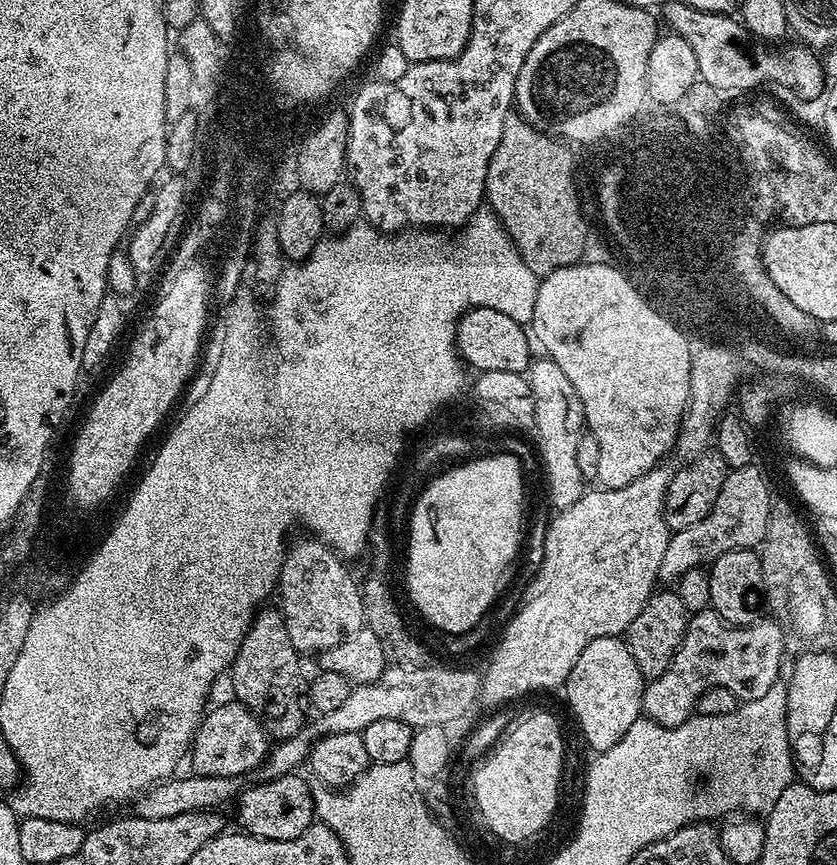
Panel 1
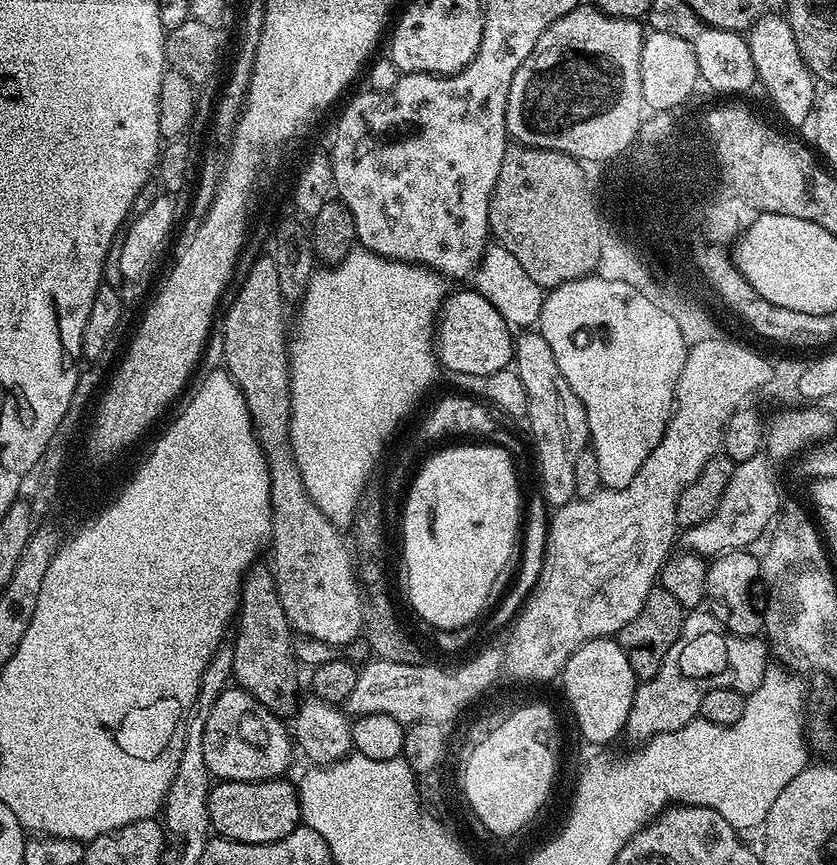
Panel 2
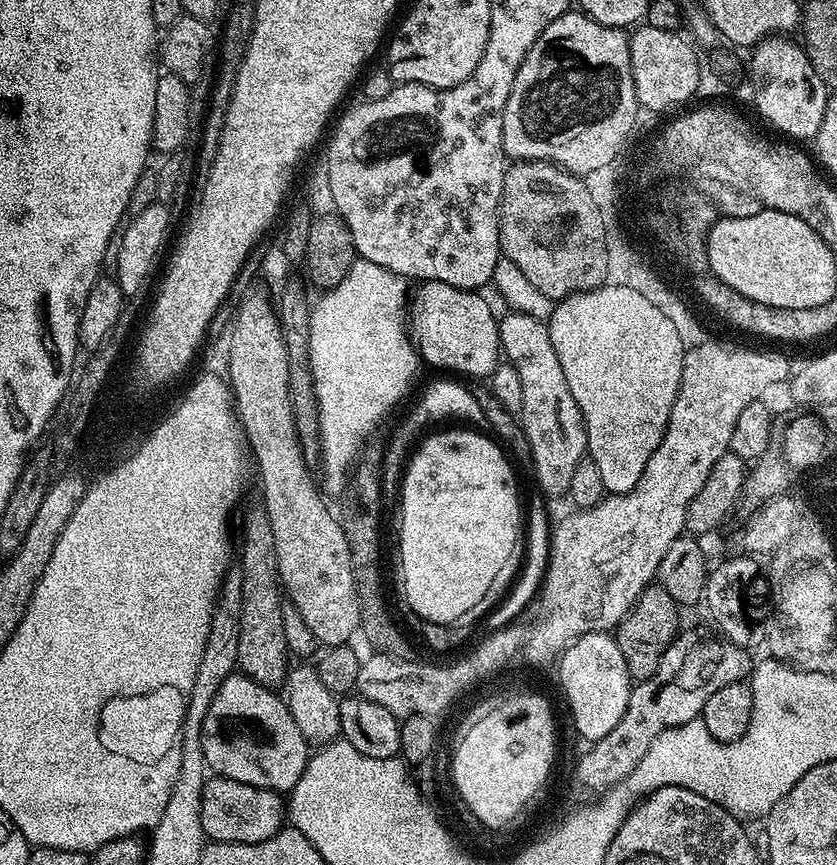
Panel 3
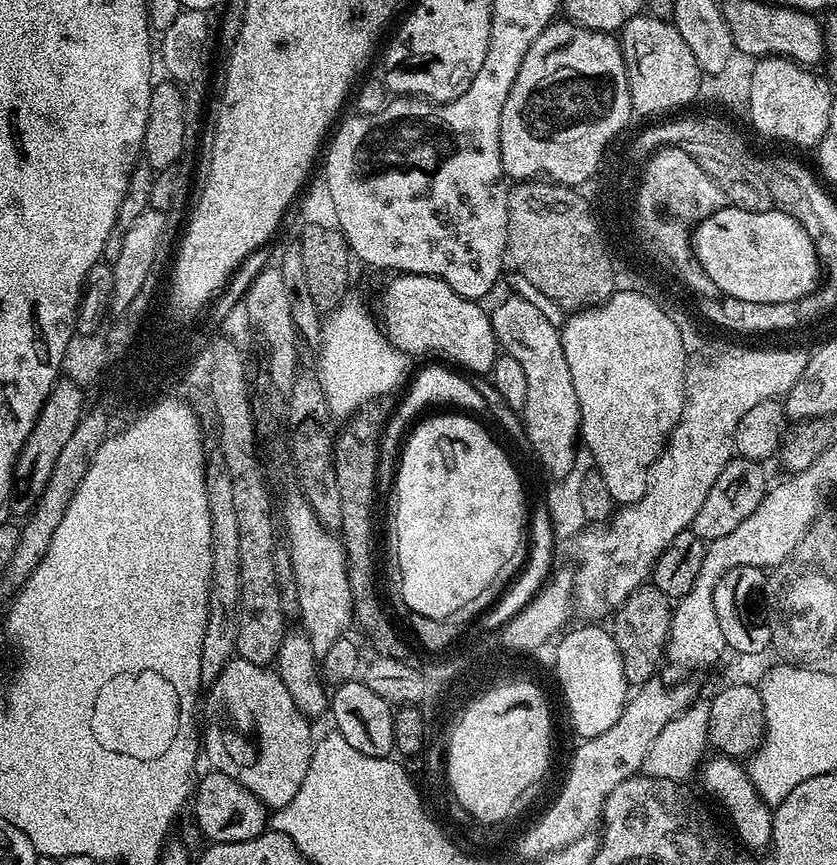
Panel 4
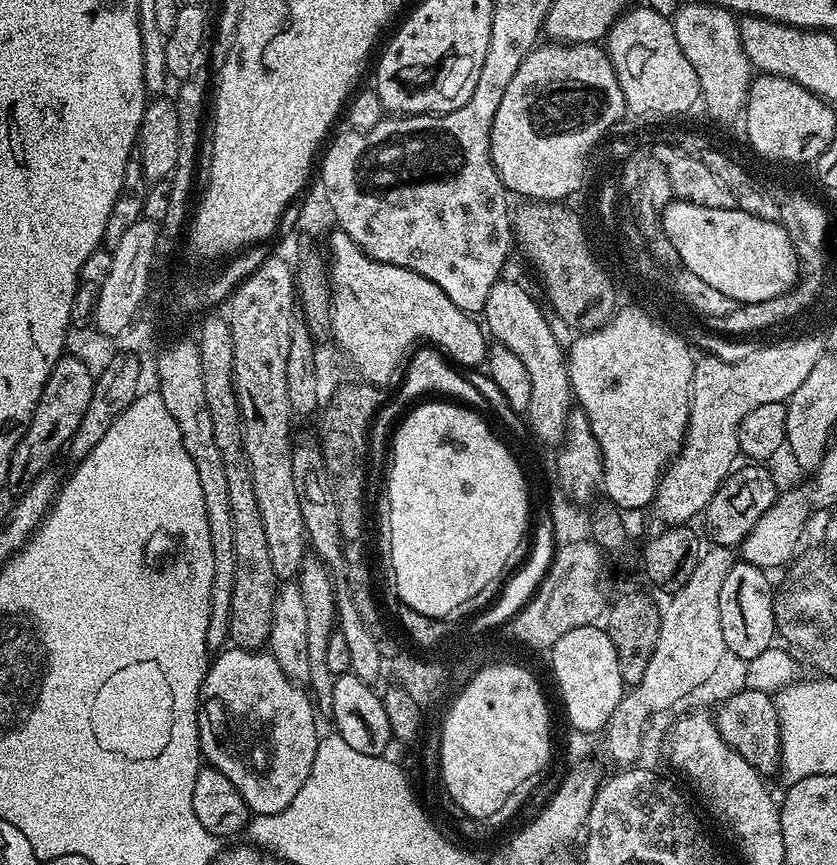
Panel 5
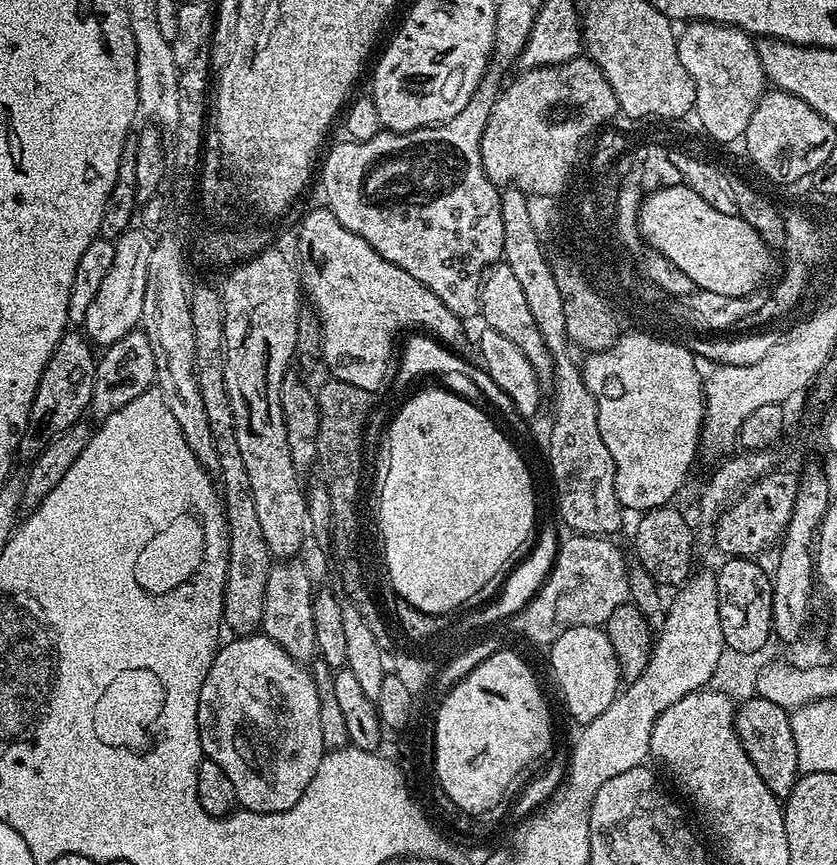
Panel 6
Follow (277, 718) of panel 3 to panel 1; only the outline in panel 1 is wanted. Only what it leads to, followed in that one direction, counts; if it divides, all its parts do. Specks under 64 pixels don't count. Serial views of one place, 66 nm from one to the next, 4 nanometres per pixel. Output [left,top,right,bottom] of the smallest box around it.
[190,702,270,777]

